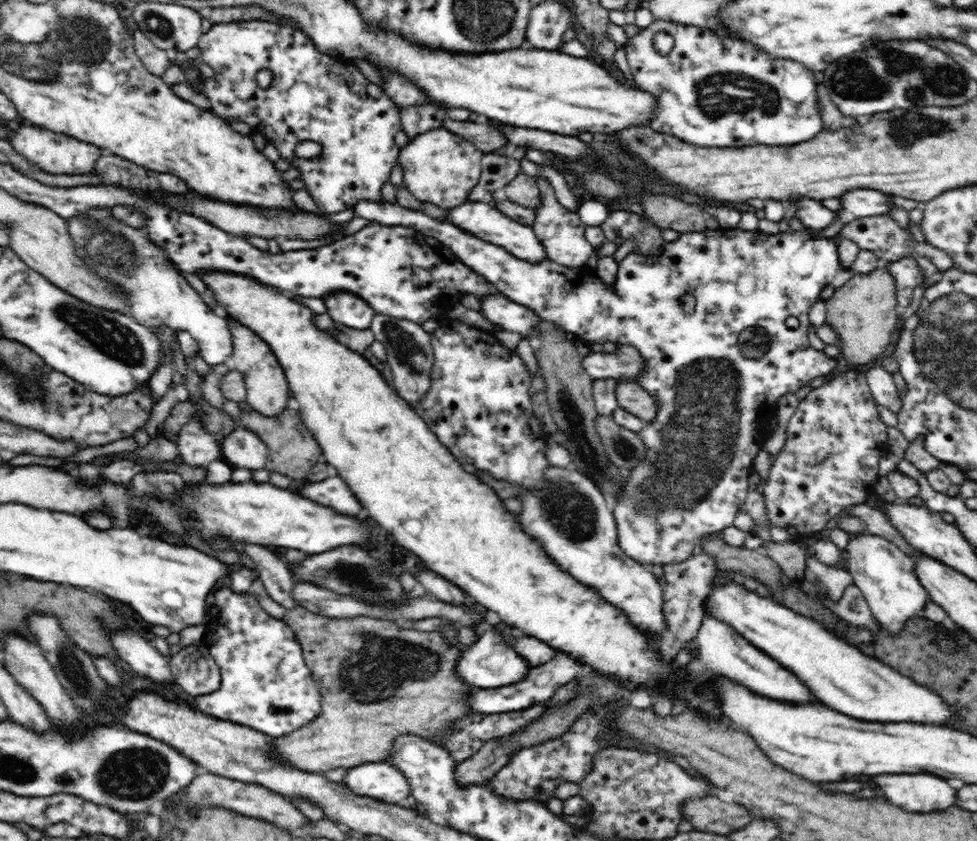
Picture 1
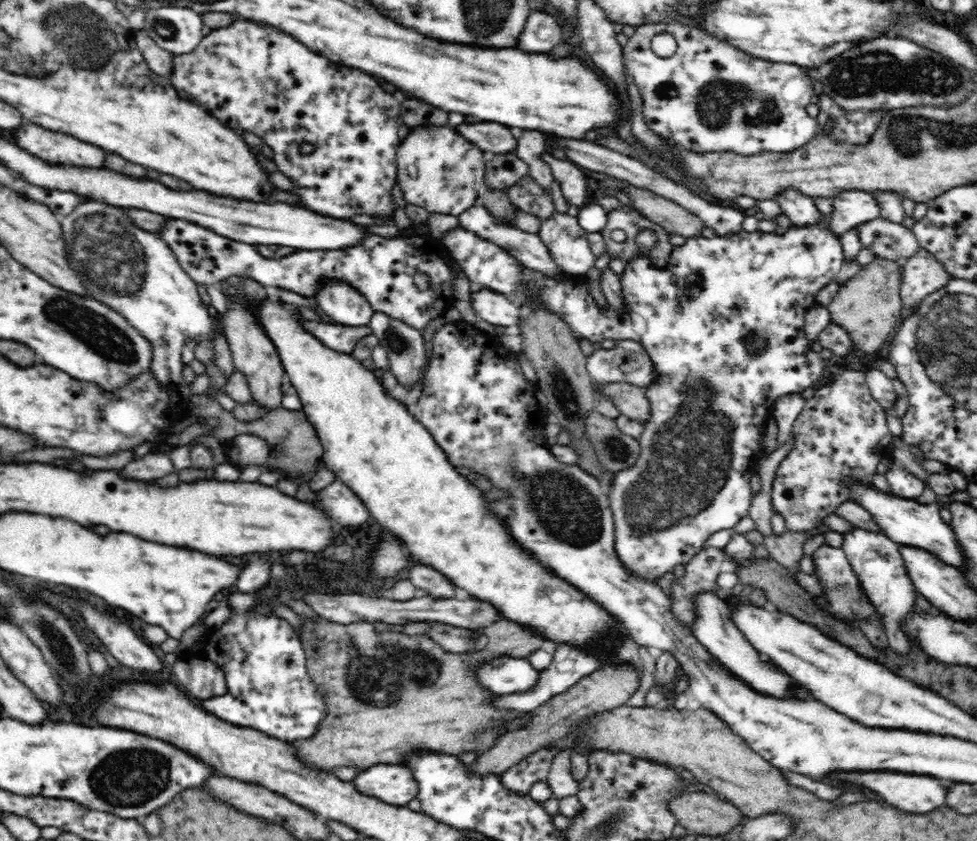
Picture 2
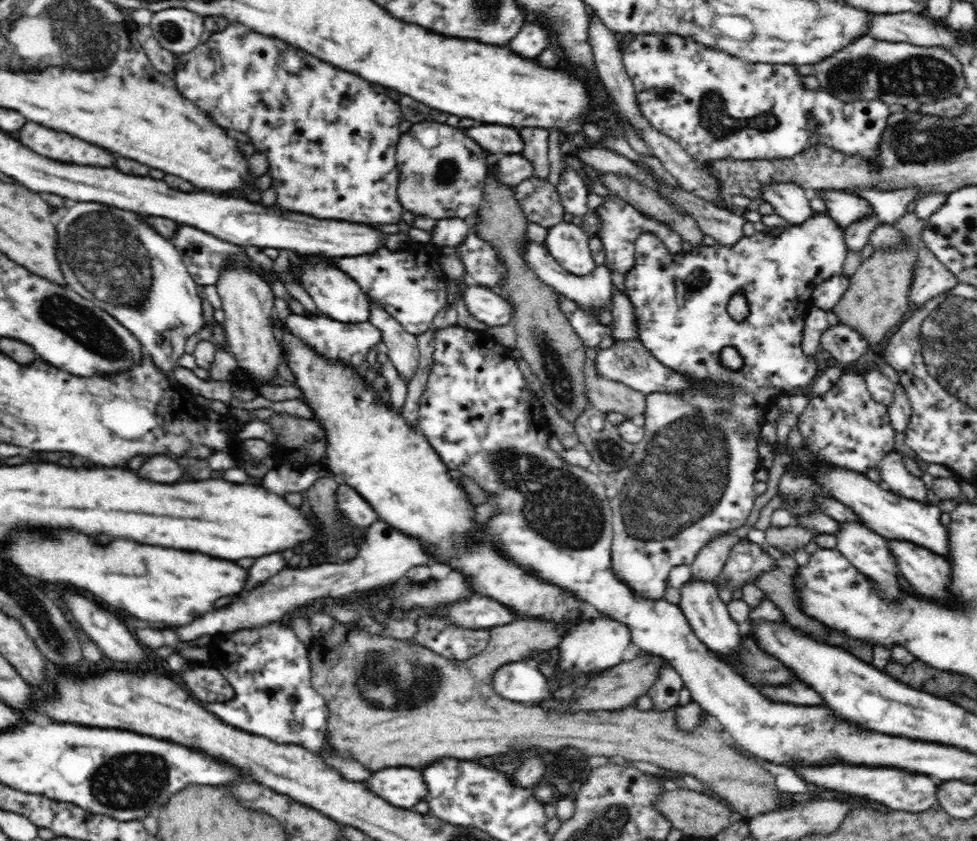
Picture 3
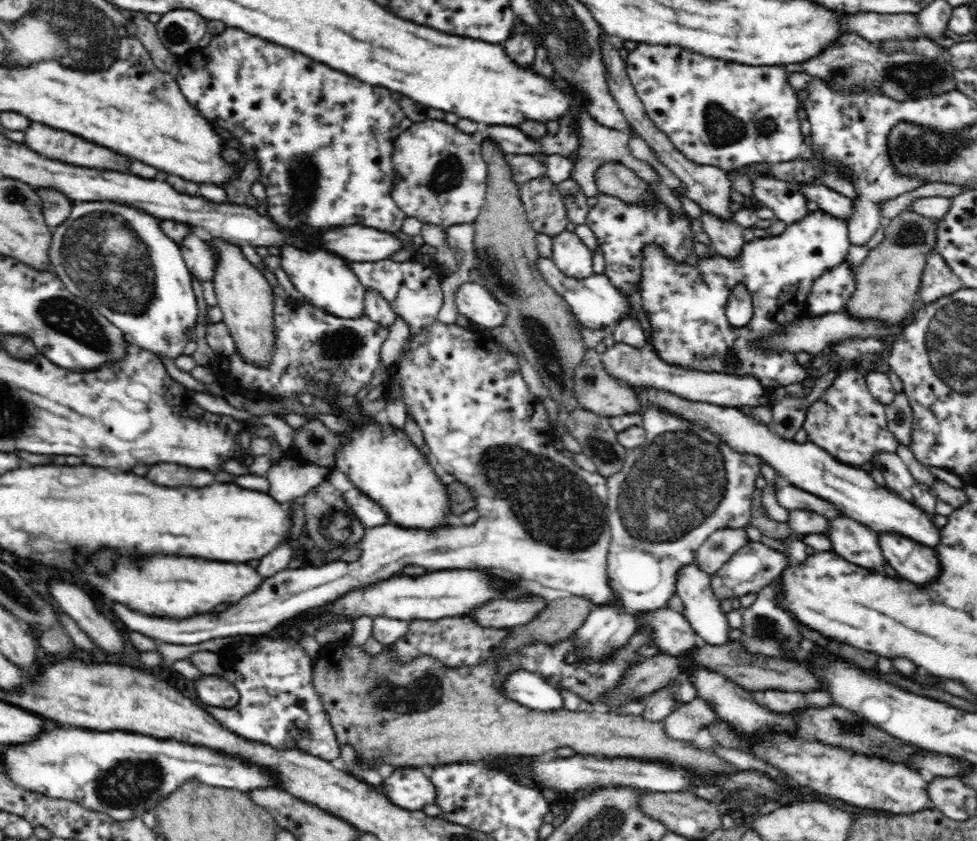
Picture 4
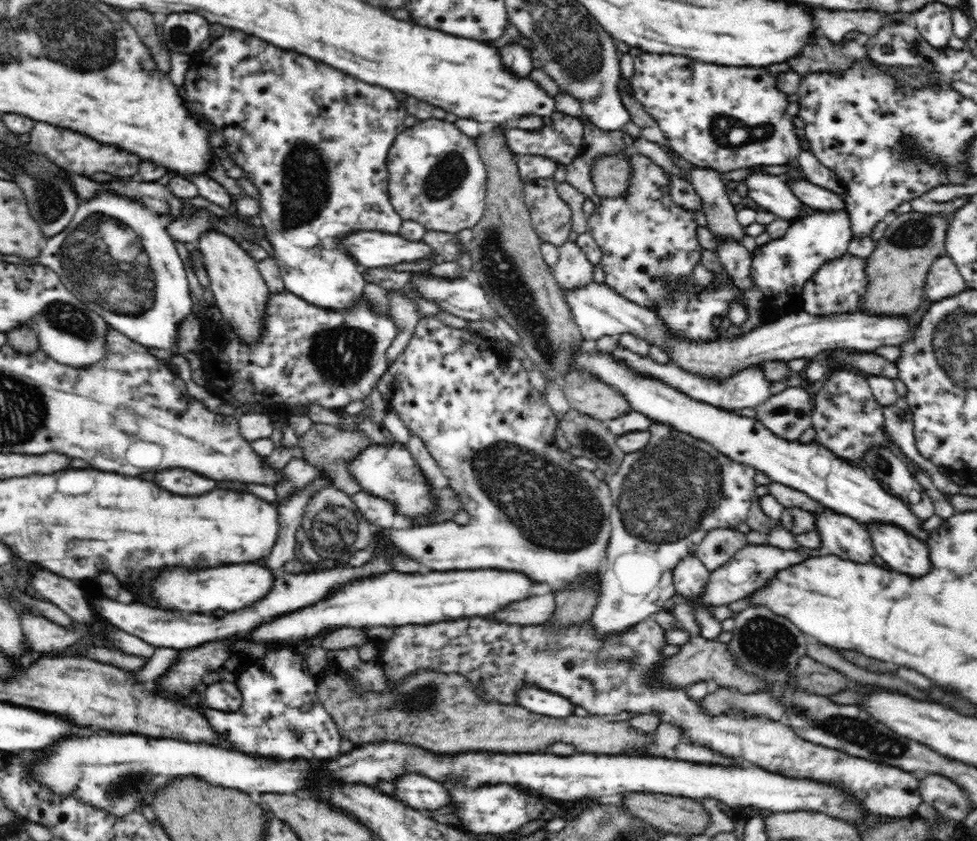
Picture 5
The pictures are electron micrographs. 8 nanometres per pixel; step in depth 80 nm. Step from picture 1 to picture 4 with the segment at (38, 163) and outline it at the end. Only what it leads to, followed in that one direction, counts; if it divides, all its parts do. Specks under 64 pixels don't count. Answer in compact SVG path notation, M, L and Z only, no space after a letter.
M36 122L30 124L30 128L26 130L26 146L46 158L60 160L66 164L74 164L82 168L128 172L128 162L130 162L128 158L120 158L112 154L108 148L96 146L70 132L60 132L44 124L36 124Z

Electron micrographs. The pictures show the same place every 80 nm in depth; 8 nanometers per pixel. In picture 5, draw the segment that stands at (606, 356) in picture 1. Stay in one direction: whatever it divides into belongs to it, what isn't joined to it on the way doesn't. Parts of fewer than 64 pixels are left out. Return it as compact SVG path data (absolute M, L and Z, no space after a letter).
M622 345L615 348L610 355L620 361L621 364L628 366L633 372L644 374L660 383L668 384L672 388L680 389L680 392L692 397L694 400L711 404L728 410L738 410L741 408L755 408L761 402L764 402L770 394L771 382L767 380L765 373L759 366L745 369L739 374L727 377L724 381L716 381L716 379L706 379L706 377L694 375L686 370L674 365L672 362L667 364L658 364L649 356L640 356Z

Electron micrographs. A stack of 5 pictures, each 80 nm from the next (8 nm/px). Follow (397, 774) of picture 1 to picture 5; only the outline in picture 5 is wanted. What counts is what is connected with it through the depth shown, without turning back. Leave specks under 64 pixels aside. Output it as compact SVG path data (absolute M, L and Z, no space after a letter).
M410 773L392 783L395 784L394 793L397 800L411 809L424 812L433 812L450 805L452 797L444 789L444 785L422 775Z

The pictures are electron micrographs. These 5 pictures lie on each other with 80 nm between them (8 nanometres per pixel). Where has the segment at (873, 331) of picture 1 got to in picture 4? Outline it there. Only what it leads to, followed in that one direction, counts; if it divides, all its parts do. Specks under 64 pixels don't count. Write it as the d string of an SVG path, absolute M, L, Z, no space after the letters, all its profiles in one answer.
M902 211L896 218L884 223L883 236L880 244L870 250L856 270L856 290L843 311L860 321L882 321L893 326L913 312L914 302L918 300L926 255L936 251L936 221L914 211Z

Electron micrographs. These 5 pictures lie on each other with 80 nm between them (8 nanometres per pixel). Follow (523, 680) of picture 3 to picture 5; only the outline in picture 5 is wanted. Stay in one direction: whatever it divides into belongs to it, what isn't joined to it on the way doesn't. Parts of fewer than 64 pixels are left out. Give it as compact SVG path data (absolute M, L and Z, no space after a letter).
M522 686L516 692L517 704L527 708L528 711L546 717L568 718L573 716L574 705L559 694L548 692L535 686Z

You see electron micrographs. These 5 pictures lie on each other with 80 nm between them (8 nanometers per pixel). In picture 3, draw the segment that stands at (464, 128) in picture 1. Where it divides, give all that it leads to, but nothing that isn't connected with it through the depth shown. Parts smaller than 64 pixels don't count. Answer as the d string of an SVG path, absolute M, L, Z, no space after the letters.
M481 123L464 129L464 132L486 152L520 154L524 150L524 141L516 128L508 128L502 124Z

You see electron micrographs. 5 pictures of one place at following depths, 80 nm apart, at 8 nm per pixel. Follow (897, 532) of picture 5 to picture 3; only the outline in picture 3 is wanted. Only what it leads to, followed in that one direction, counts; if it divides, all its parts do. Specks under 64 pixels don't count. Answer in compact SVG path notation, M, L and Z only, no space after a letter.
M890 539L888 540L888 544L889 551L896 559L899 574L908 580L917 594L928 598L934 598L934 600L948 600L948 596L953 599L953 596L948 594L952 569L946 558L928 550L928 548L908 541Z

